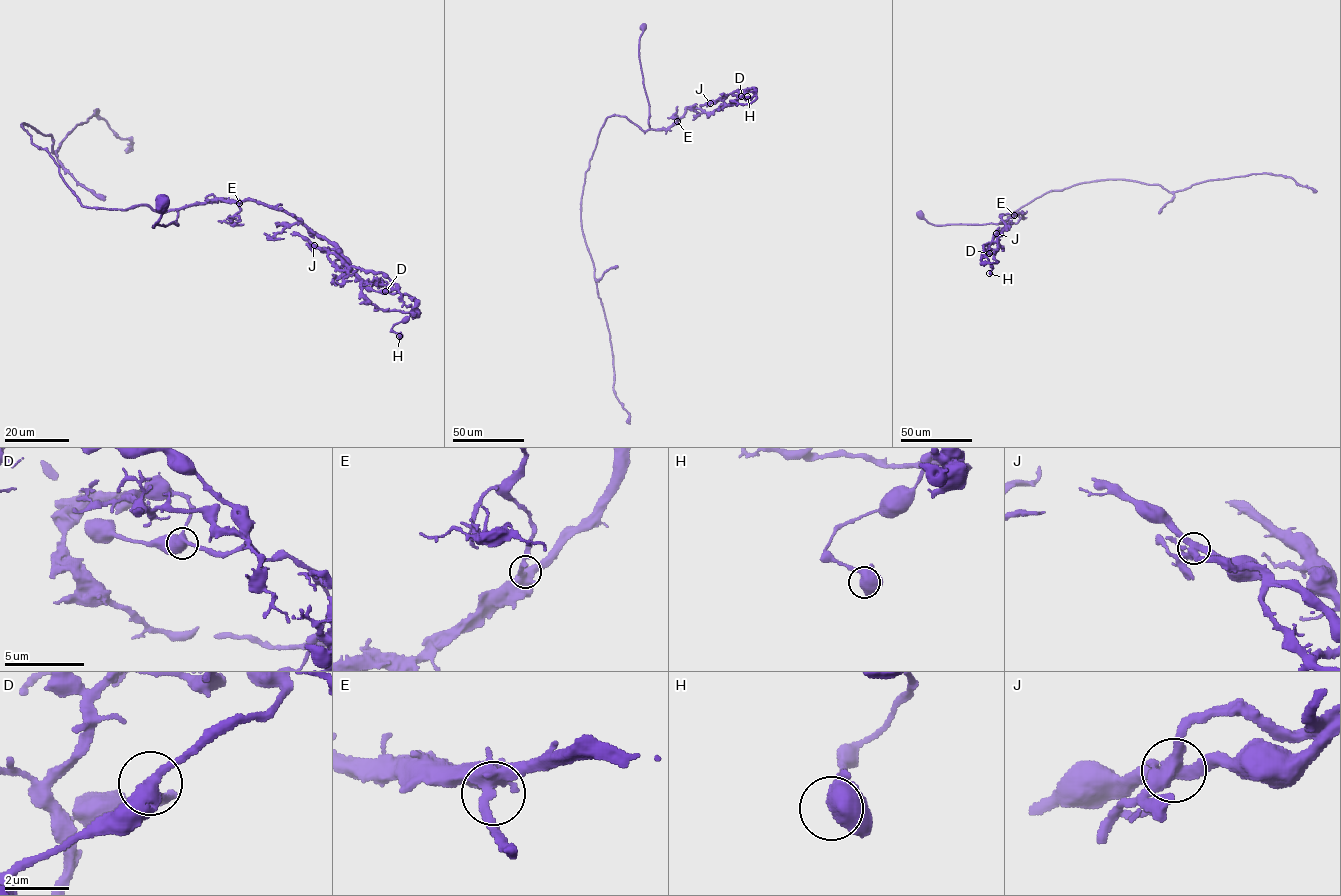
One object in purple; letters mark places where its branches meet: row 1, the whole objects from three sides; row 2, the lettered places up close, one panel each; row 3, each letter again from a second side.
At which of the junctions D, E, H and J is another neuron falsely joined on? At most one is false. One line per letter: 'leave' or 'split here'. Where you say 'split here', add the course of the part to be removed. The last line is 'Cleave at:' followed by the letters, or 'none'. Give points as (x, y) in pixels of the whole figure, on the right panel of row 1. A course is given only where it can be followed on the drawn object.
D: leave
E: leave
H: leave
J: split here; course (996, 233), (991, 242), (983, 245), (983, 254), (993, 268), (991, 275)
Cleave at: J

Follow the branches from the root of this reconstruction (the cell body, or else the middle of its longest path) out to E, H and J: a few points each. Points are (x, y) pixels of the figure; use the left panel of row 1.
E: (162, 205), (162, 215), (153, 227), (176, 224), (178, 211), (191, 204), (218, 200), (239, 203)
H: (162, 205), (153, 227), (218, 200), (293, 214), (363, 282), (411, 297), (411, 314), (391, 328), (399, 336)
J: (162, 205), (153, 227), (212, 201), (283, 208), (346, 263), (313, 245)

